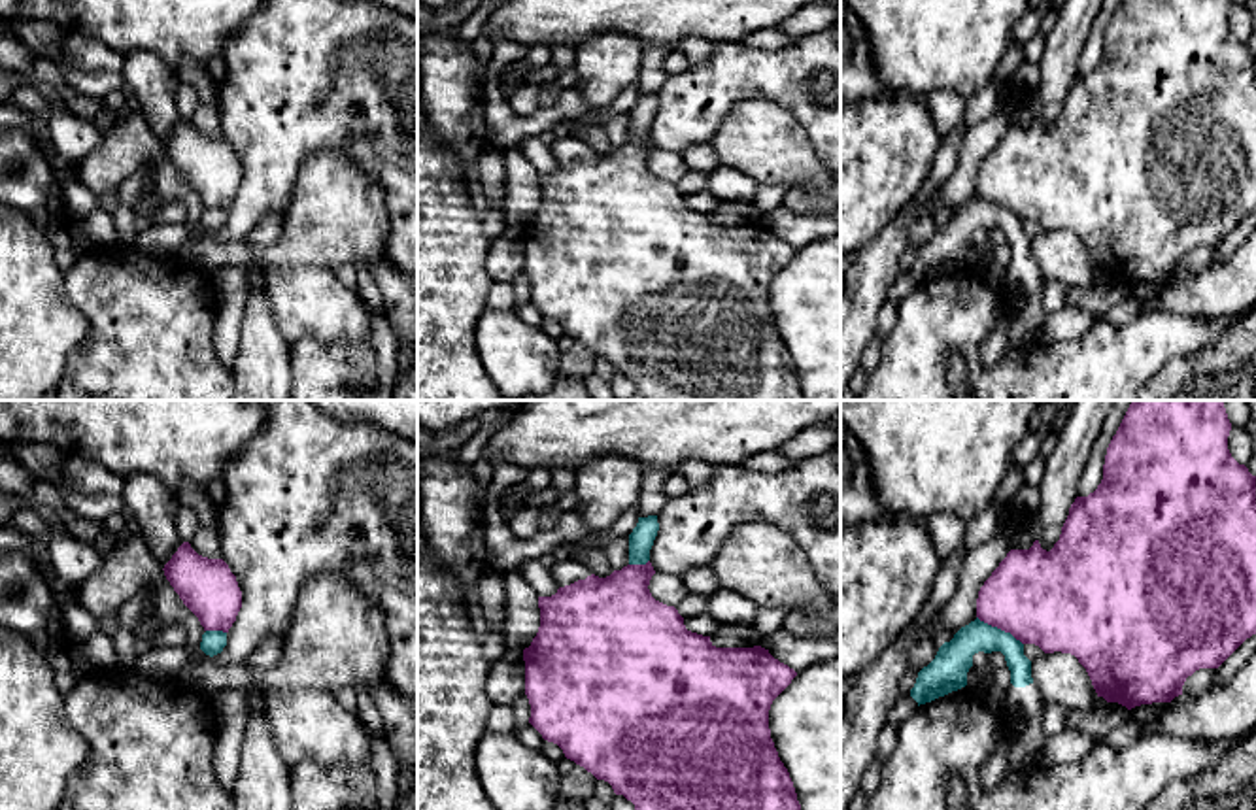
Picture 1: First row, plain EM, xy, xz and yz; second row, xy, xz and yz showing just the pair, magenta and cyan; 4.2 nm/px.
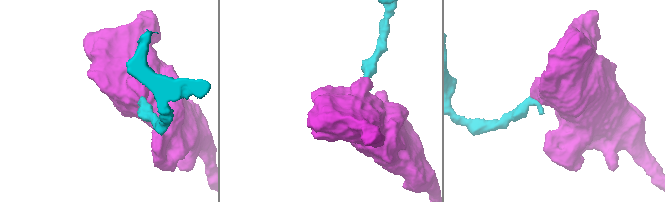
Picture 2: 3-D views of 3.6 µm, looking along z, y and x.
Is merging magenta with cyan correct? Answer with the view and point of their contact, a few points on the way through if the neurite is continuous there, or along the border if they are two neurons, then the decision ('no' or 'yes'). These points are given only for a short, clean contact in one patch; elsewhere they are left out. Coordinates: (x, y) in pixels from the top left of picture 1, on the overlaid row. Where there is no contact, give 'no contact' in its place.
meets magenta in yz at (1000, 627); border along yz (977, 616), (1009, 631), (1022, 644); no

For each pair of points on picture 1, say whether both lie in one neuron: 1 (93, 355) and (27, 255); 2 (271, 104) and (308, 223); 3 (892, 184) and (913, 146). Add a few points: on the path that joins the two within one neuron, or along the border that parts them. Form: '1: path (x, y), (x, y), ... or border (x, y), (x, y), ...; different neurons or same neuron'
1: border (68, 297), (84, 316), (87, 333), (61, 376); different neurons
2: border (323, 148), (303, 163), (286, 216); different neurons
3: path (892, 174), (892, 167), (903, 155); same neuron

